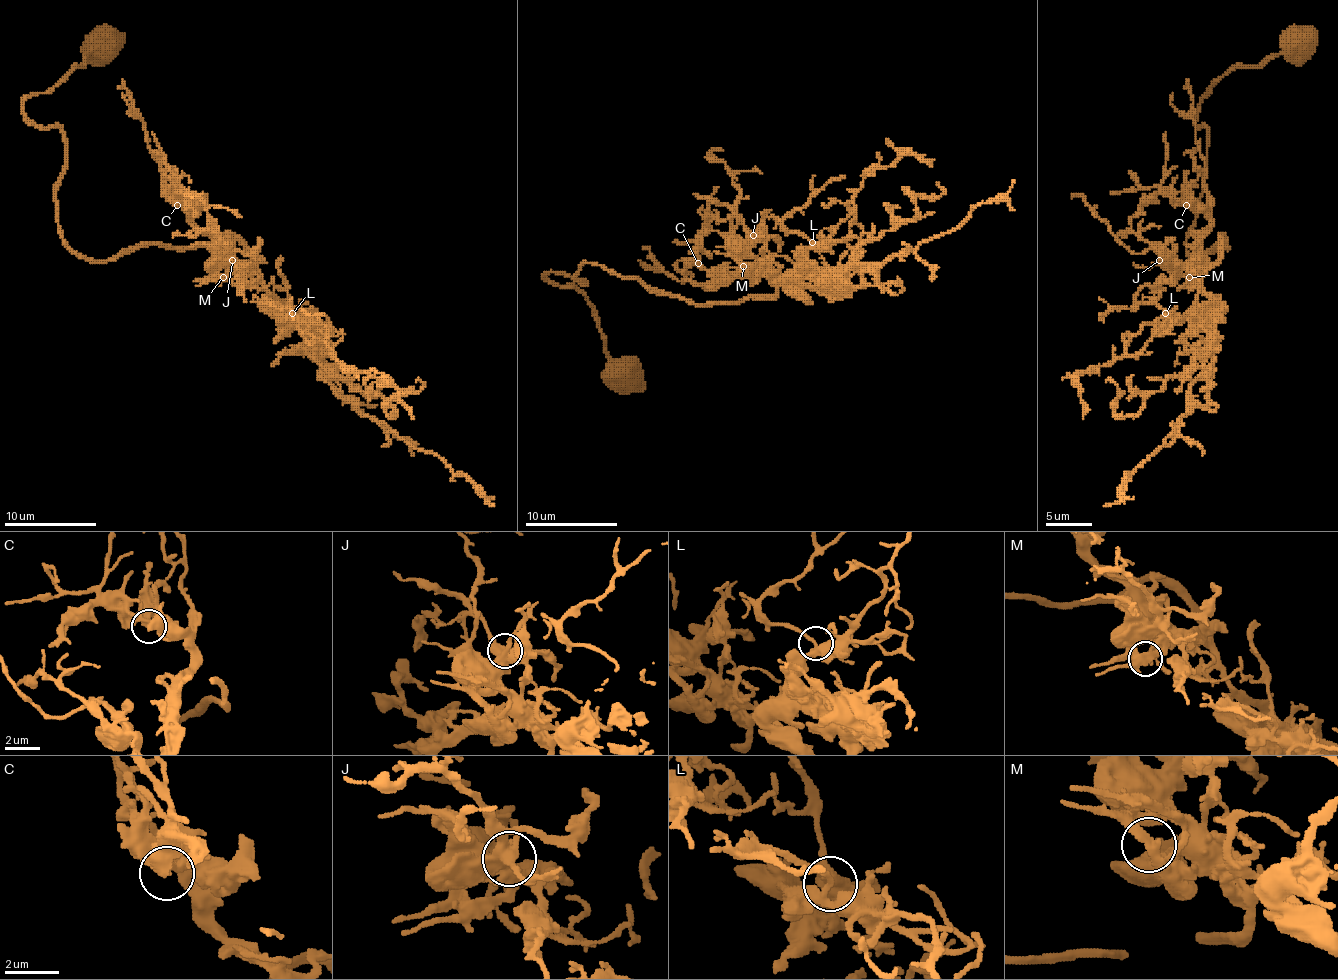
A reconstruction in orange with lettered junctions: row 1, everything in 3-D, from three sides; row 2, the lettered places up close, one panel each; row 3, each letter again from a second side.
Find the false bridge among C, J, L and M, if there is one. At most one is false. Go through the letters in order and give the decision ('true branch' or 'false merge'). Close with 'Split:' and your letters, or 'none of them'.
C: true branch
J: true branch
L: true branch
M: true branch
Split: none of them

